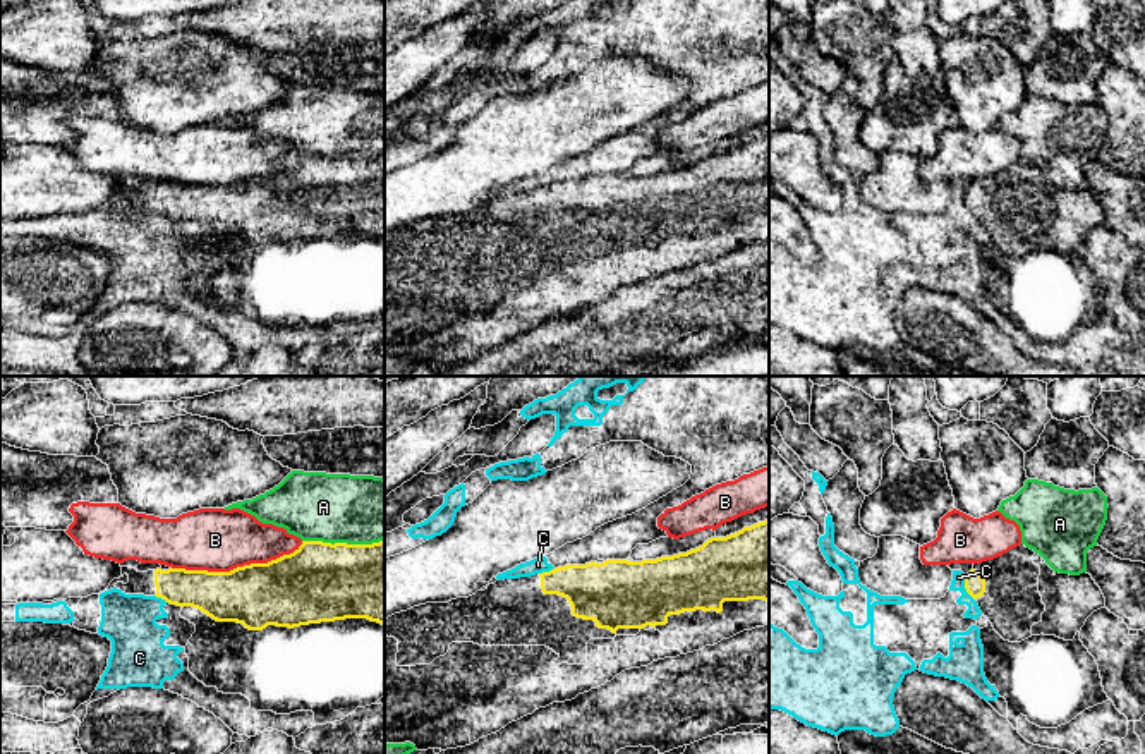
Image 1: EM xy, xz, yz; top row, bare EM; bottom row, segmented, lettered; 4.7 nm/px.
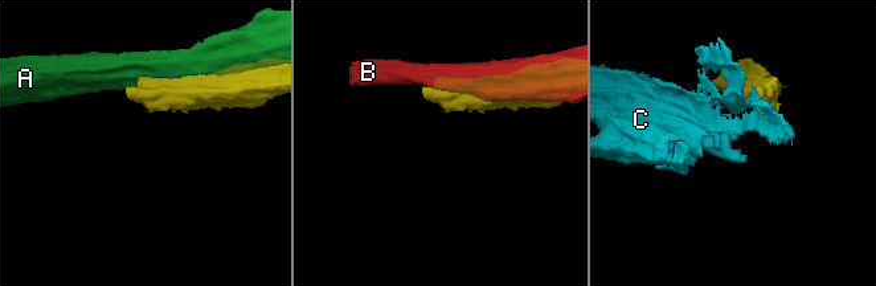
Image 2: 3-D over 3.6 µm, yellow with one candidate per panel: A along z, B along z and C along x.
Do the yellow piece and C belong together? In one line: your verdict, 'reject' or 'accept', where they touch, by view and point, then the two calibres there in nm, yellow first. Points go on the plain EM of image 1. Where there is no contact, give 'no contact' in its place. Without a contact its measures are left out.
reject | yz (965, 203) | 100/60 nm

